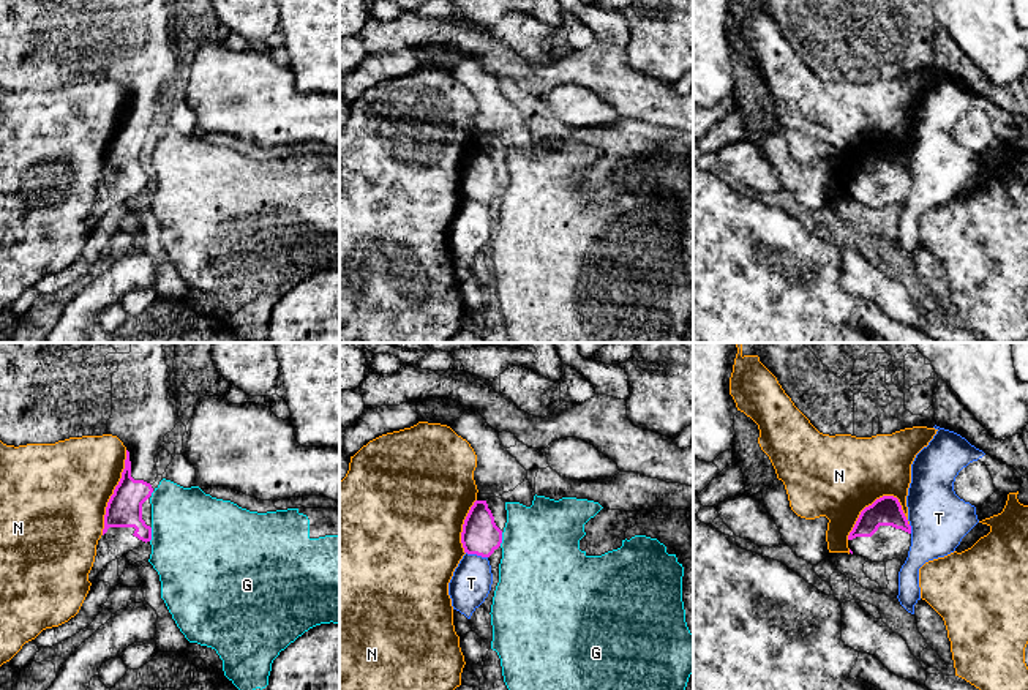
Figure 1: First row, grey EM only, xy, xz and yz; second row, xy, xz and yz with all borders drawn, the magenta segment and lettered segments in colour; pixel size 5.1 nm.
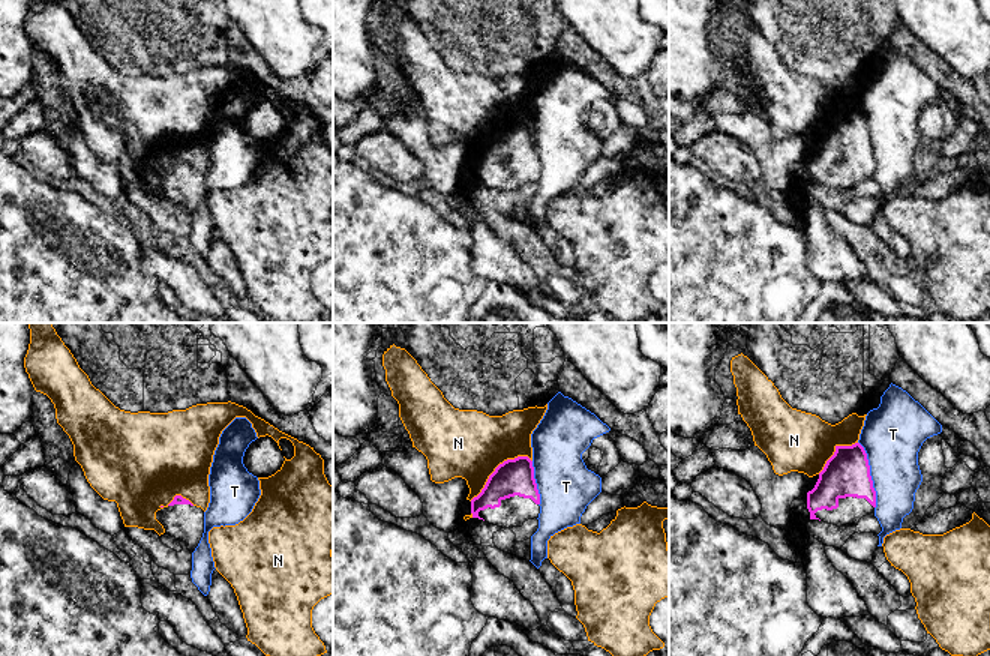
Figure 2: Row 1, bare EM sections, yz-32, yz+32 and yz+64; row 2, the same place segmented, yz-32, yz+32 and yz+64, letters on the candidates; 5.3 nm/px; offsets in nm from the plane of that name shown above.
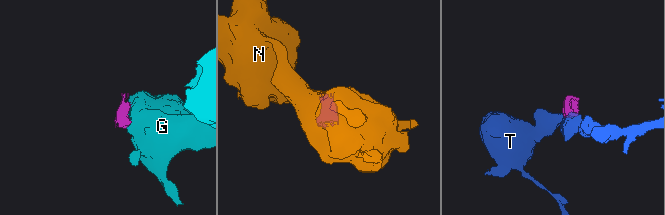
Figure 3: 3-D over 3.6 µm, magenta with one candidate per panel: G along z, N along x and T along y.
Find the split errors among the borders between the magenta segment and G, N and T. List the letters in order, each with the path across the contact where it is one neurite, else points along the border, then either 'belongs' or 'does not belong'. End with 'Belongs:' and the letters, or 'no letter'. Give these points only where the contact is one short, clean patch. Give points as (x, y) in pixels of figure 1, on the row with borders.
G: border along xy (152, 528), (149, 540); does not belong
N: does not belong
T: does not belong
Belongs: no letter

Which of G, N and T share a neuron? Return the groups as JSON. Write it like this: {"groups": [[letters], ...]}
{"groups": [["G"], ["N"], ["T"]]}

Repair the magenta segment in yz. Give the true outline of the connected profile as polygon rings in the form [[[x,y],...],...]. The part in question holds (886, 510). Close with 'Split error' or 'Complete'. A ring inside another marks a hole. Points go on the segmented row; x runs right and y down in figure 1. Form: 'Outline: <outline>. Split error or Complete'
Outline: [[[883,496],[865,507],[848,535],[851,554],[872,562],[900,559],[902,565],[911,546],[911,526],[894,496]]]. Split error

